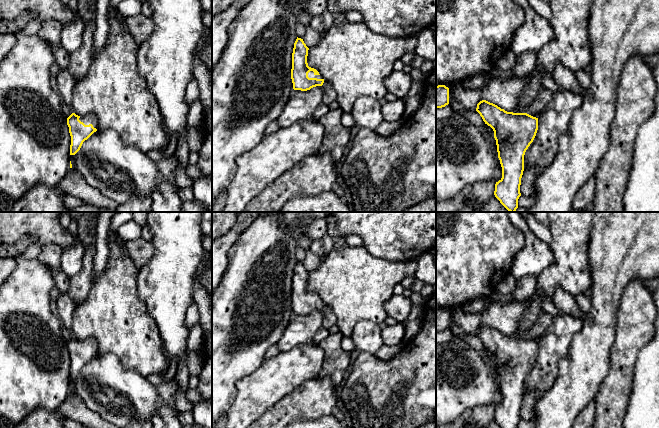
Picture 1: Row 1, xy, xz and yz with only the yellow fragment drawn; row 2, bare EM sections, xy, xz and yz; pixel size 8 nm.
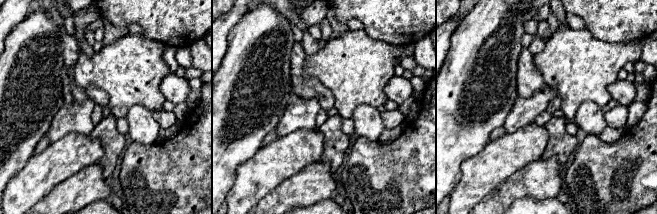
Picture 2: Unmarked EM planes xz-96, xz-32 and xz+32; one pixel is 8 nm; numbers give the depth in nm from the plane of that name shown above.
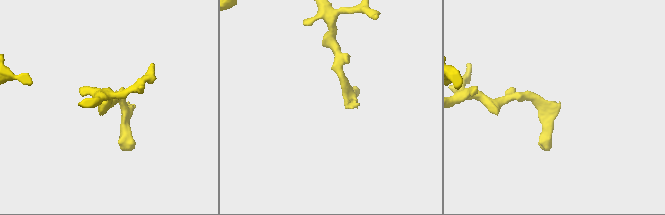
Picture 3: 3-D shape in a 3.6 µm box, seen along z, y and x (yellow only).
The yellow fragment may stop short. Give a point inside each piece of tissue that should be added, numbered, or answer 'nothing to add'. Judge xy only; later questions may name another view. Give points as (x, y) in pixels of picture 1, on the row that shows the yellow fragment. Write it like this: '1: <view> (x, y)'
1: xy (90, 118)

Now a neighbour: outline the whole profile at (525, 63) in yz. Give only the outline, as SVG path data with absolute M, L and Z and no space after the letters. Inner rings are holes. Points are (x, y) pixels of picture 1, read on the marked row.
M527 51L517 55L512 78L526 77L530 75L537 64L537 53Z

